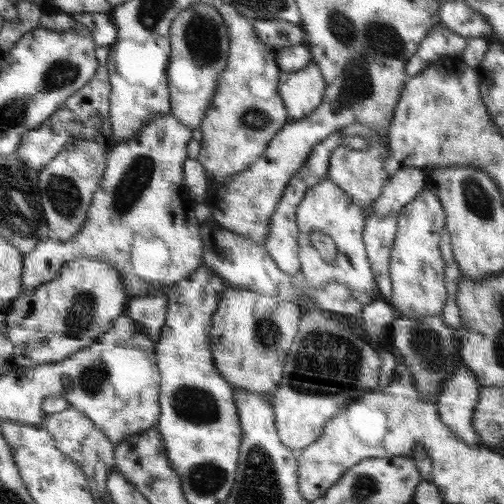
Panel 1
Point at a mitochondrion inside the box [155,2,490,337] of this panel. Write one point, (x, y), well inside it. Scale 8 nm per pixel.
(377, 43)

